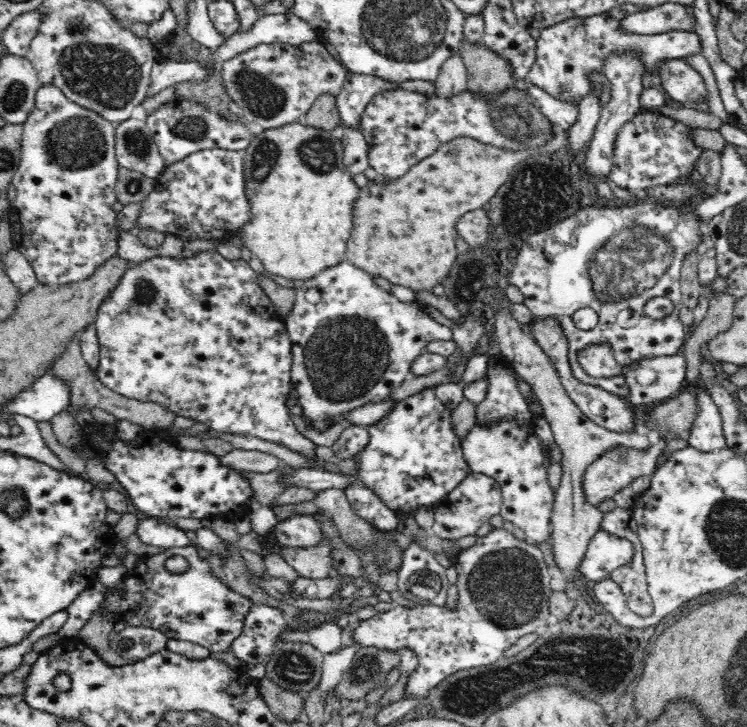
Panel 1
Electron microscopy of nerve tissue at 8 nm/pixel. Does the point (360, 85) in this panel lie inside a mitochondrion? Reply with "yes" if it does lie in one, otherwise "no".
no

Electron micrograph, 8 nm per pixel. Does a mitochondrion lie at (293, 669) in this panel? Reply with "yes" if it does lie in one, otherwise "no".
yes

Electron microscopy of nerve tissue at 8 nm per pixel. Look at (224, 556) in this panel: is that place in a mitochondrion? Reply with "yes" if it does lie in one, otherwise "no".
no

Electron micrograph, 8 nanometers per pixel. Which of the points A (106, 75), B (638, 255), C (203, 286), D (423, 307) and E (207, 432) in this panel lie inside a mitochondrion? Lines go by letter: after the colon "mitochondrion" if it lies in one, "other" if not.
A: mitochondrion
B: mitochondrion
C: other
D: other
E: other

